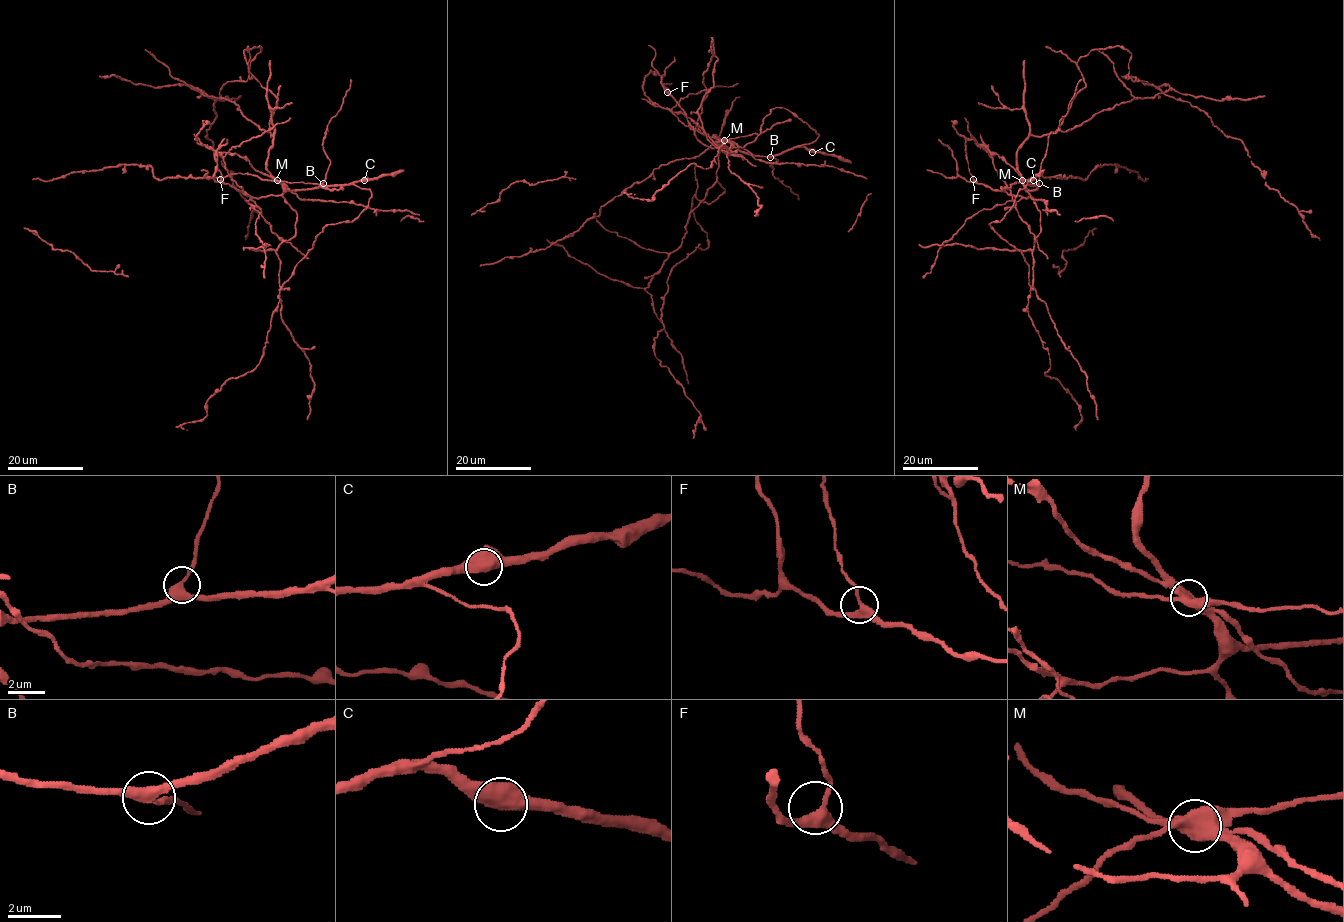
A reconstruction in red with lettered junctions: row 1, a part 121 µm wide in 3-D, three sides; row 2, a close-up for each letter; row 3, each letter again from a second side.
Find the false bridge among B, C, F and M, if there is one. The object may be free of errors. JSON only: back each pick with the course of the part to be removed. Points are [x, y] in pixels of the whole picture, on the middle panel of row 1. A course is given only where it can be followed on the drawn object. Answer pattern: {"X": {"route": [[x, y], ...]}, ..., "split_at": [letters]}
{"split_at": ["M"]}

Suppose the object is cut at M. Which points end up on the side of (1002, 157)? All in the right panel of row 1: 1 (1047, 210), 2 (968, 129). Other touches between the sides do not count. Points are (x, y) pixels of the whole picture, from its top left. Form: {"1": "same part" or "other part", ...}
{"1": "same part", "2": "same part"}

